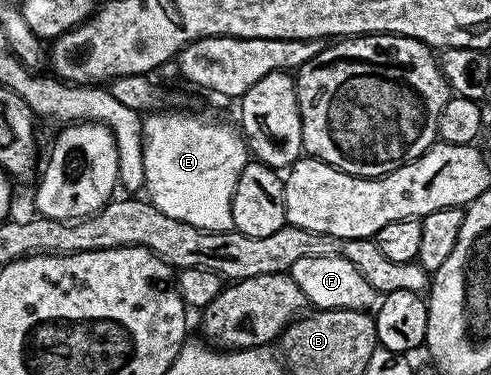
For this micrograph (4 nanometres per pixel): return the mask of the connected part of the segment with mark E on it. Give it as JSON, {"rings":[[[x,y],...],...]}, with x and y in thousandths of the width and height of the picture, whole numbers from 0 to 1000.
{"rings":[[[314,299],[305,323],[301,315],[287,325],[299,533],[332,573],[365,584],[365,595],[464,621],[475,611],[470,531],[479,488],[487,488],[495,445],[511,427],[497,363],[477,336],[475,347],[434,312],[344,299]]]}

